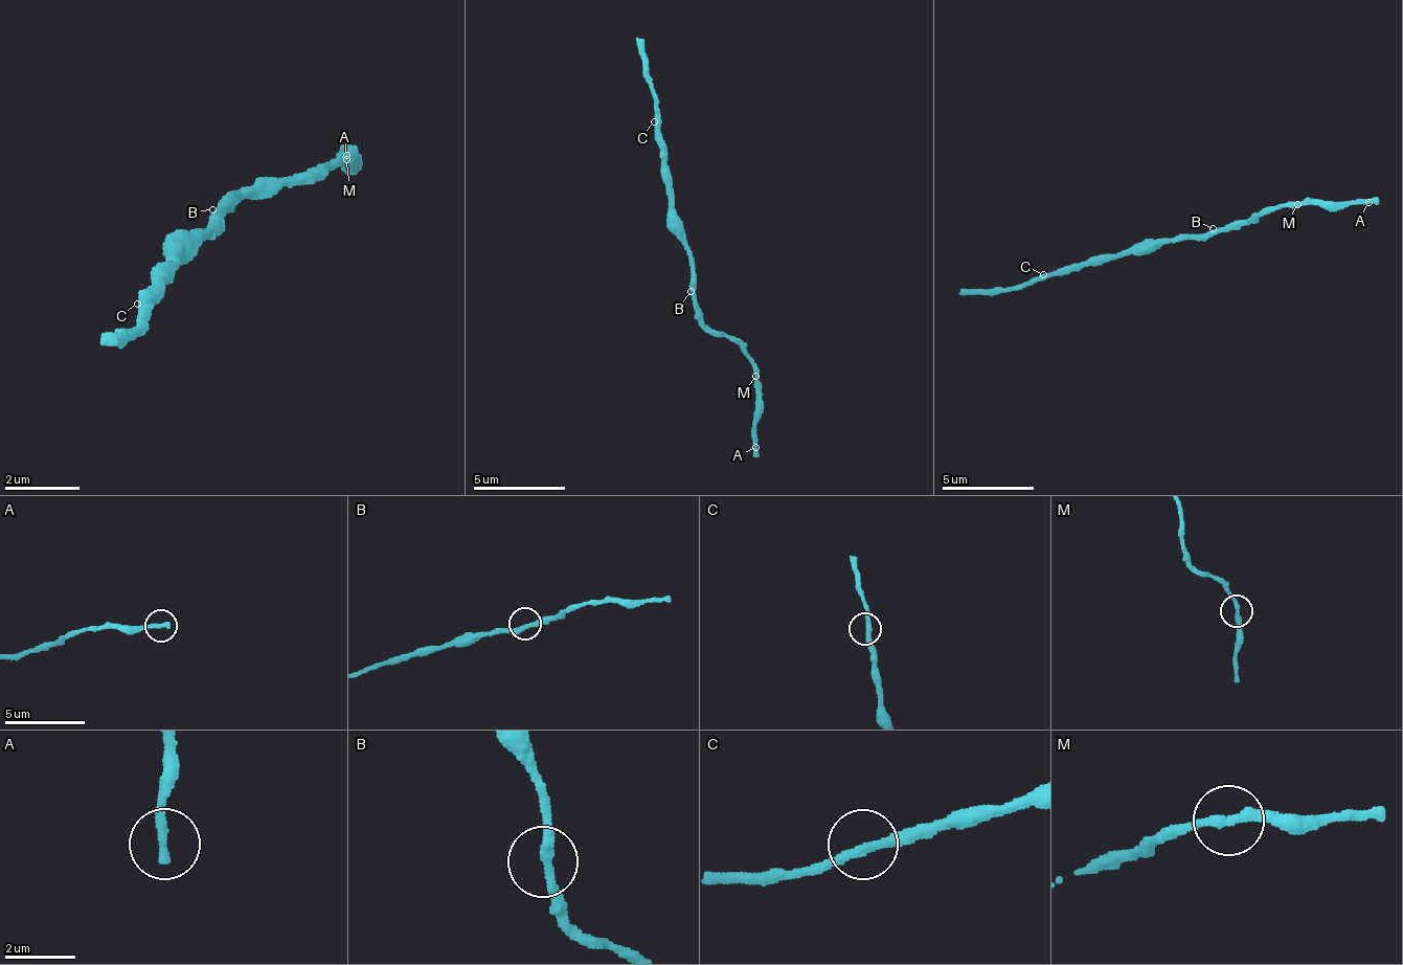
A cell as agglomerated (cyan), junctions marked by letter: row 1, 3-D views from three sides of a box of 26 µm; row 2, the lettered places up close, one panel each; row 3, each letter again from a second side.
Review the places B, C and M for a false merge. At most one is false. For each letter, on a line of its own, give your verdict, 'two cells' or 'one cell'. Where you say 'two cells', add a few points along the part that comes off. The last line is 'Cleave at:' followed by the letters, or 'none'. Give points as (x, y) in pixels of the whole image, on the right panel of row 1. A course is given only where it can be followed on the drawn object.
B: one cell
C: one cell
M: one cell
Cleave at: none

